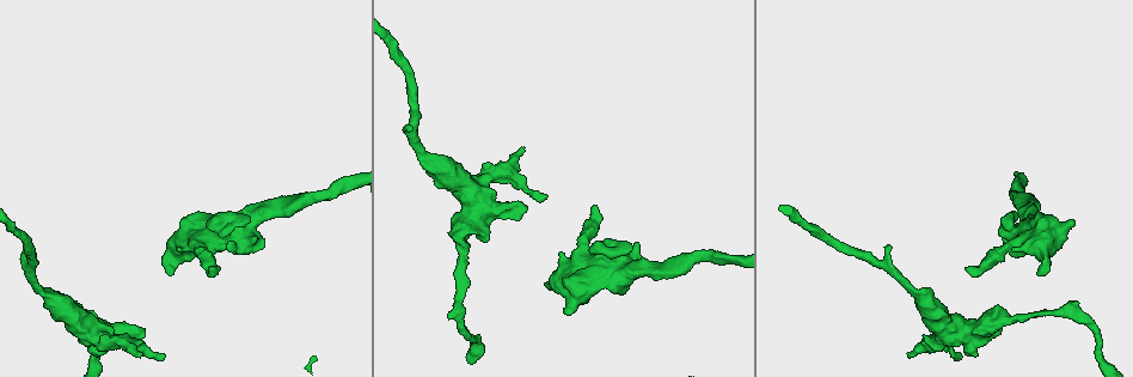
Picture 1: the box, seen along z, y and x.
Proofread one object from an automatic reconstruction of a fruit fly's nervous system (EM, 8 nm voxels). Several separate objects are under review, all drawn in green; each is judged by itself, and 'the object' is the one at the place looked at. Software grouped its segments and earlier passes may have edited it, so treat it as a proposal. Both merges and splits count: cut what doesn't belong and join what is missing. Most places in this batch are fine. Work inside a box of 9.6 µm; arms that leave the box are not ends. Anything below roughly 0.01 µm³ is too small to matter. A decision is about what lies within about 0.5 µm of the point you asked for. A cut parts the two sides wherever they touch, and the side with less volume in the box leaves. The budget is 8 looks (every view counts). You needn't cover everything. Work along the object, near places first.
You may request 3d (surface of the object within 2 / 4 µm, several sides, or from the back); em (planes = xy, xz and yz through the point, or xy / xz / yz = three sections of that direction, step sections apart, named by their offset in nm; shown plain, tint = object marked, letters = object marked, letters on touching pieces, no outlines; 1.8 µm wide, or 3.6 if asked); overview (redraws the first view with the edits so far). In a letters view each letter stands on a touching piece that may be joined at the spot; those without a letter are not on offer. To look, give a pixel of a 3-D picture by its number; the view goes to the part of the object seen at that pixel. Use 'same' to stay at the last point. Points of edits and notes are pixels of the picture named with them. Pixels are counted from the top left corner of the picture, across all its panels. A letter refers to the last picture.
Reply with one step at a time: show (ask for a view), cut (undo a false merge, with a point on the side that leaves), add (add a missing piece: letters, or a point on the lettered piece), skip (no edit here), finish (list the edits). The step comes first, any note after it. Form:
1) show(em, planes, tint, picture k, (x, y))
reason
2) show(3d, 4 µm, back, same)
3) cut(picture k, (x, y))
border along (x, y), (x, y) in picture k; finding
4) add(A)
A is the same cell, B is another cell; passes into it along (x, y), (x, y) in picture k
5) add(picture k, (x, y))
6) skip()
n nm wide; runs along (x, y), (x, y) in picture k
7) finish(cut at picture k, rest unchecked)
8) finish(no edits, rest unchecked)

show(em, 3.6 µm, planes, letters, picture 1, (212, 266))
branch stops here

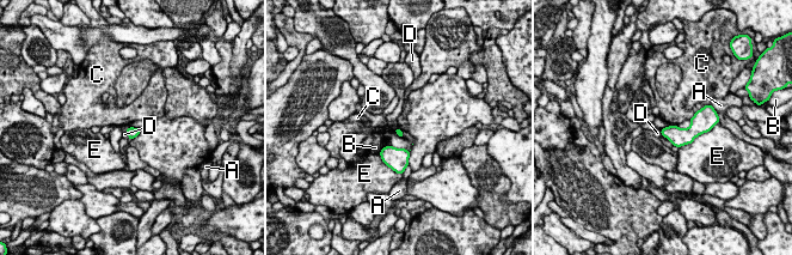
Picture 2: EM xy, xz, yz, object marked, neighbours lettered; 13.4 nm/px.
skip()
A, B, C, D and E are other cells; border along (704, 107), (689, 119) in picture 2; no lettered piece goes on from it

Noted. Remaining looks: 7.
show(3d, 4 µm, picture 1, (569, 314))
an open end

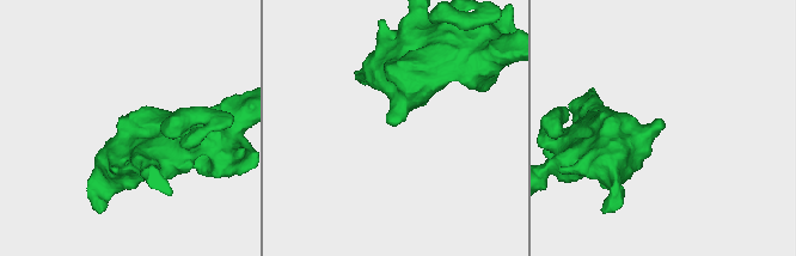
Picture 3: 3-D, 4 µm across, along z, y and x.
show(em, xy, step 16, letters, picture 3, (664, 121))
need the tissue

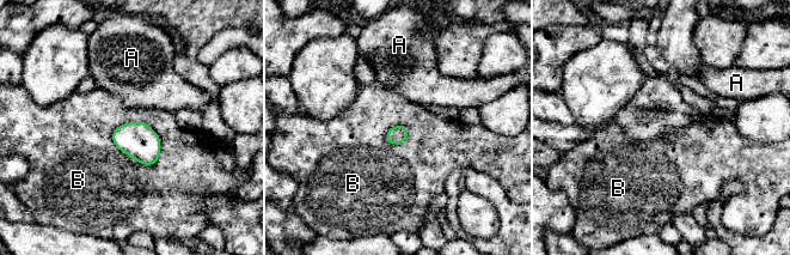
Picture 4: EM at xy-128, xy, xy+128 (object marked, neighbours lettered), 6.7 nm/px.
show(em, planes, letters, same)

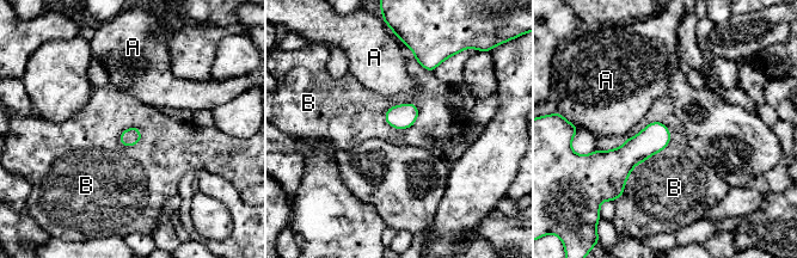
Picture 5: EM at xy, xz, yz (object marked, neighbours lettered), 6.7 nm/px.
skip()
A and B are other cells; border along (662, 122), (669, 142), (619, 196) in picture 5; no lettered piece goes on from it

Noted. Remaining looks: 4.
show(3d, 2 µm, picture 1, (523, 151))
free end

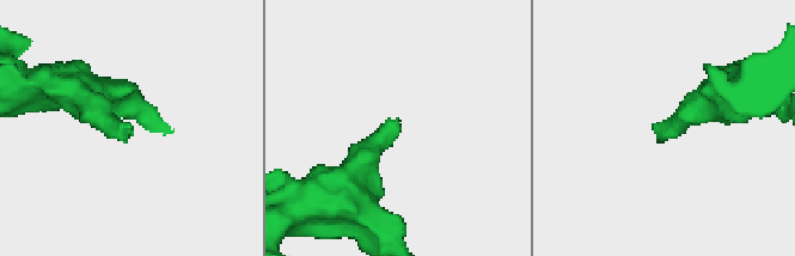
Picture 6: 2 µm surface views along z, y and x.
show(em, planes, letters, picture 6, (395, 124))
need the tissue

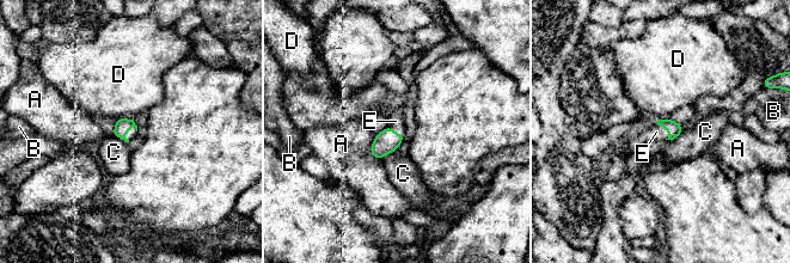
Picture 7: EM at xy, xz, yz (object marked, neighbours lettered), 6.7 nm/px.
add(E)
E is the same cell, A, B, C and D are other cells; passes into it along (674, 129), (667, 129), (656, 132) in picture 7; it goes on there

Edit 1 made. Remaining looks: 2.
finish(add at picture 7, rest unchecked)

